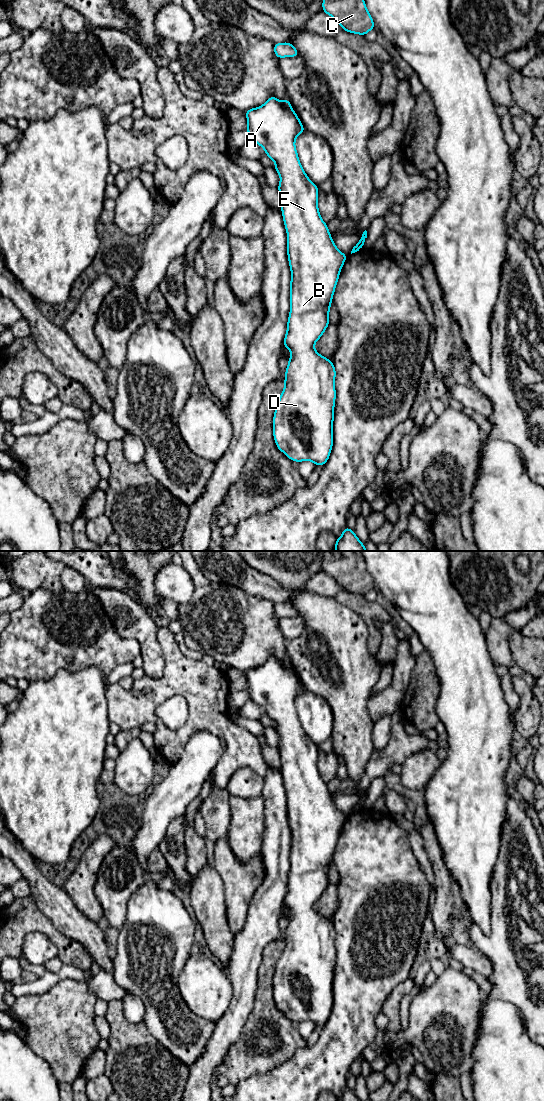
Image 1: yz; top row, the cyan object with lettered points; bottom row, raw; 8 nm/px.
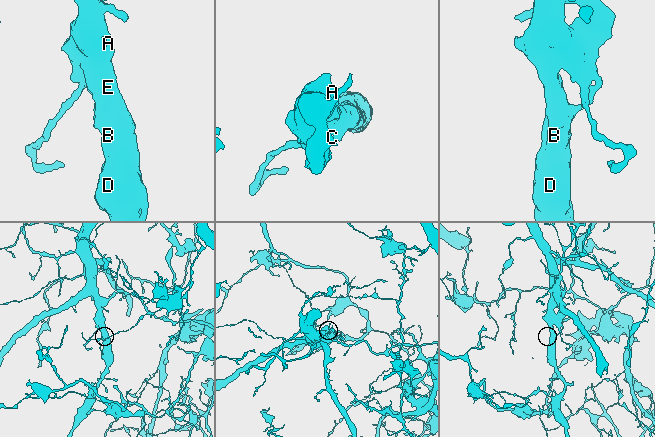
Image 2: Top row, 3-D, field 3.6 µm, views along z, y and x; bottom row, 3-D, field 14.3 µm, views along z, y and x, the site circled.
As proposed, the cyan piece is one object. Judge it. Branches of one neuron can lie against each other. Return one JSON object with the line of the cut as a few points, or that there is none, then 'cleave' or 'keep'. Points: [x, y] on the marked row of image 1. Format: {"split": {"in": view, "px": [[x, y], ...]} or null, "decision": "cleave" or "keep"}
{"split": {"in": "yz", "px": [[356, 244], [360, 248]]}, "decision": "cleave"}

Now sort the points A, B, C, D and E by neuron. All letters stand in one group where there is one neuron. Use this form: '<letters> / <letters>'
A B D E / C

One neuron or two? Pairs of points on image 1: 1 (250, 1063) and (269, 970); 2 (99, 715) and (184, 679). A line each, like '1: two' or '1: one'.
1: one
2: two

